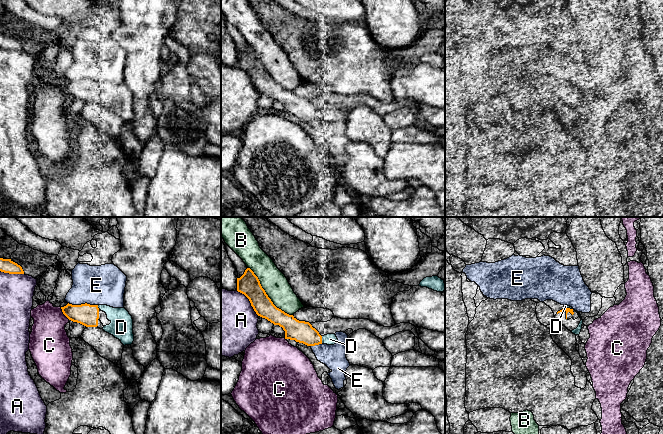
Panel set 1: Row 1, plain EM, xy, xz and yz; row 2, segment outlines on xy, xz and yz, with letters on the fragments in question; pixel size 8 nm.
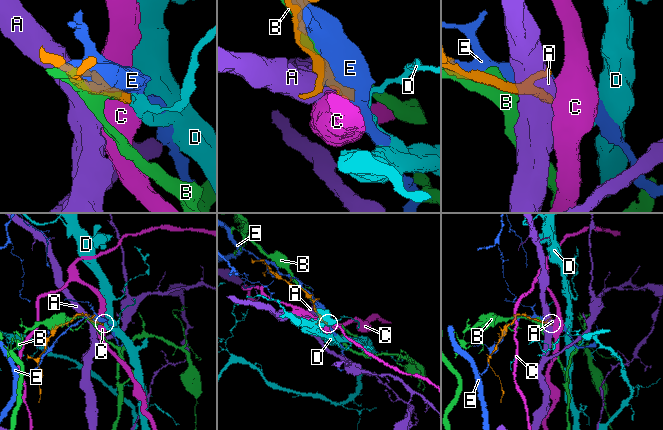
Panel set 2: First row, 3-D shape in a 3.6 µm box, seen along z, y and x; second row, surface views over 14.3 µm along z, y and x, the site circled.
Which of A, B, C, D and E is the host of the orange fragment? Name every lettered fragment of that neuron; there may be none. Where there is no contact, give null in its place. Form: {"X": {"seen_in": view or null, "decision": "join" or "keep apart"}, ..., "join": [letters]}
{"A": {"seen_in": "xz", "decision": "keep apart"}, "B": {"seen_in": "xz", "decision": "keep apart"}, "C": {"seen_in": "xy", "decision": "keep apart"}, "D": {"seen_in": "xz", "decision": "join"}, "E": {"seen_in": "xy", "decision": "keep apart"}, "join": ["D"]}

